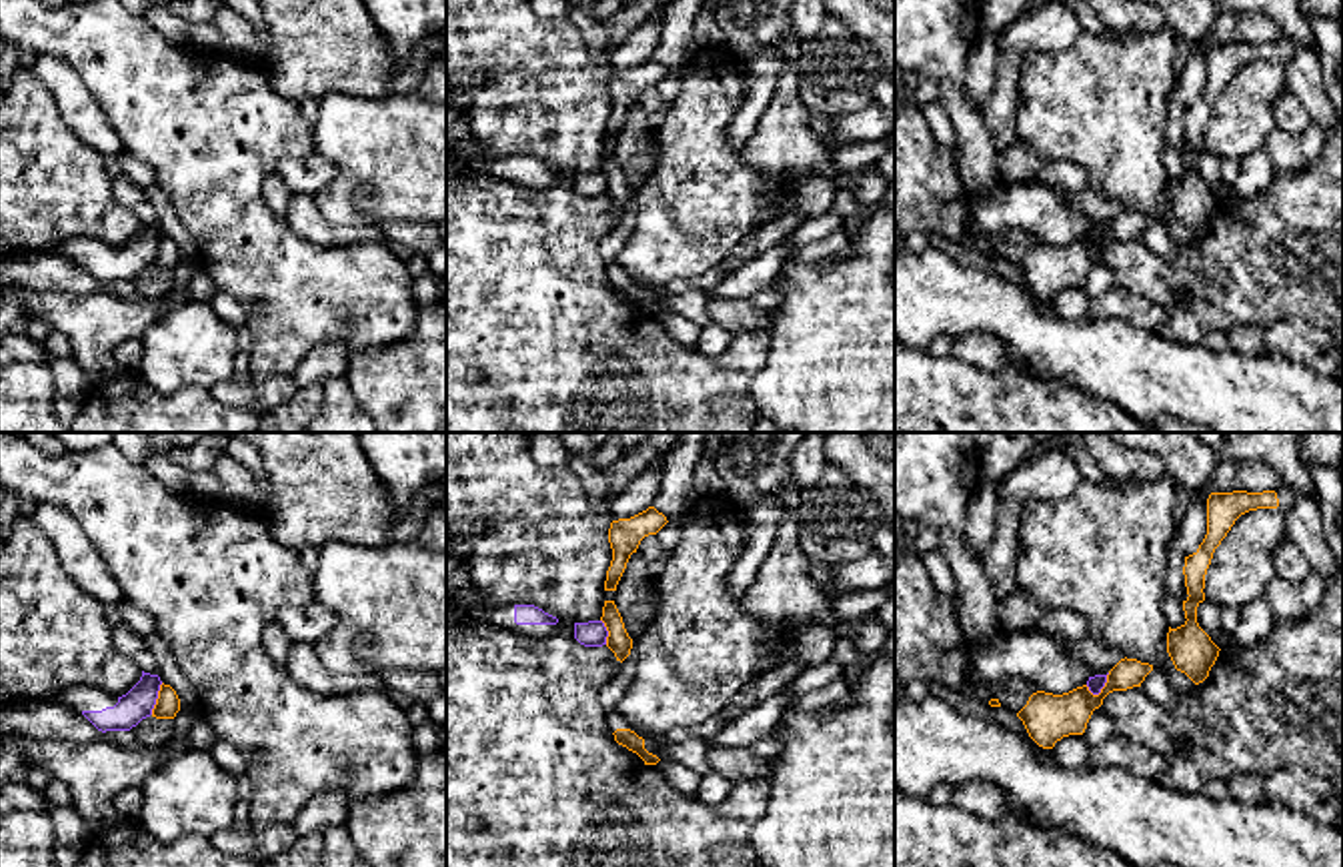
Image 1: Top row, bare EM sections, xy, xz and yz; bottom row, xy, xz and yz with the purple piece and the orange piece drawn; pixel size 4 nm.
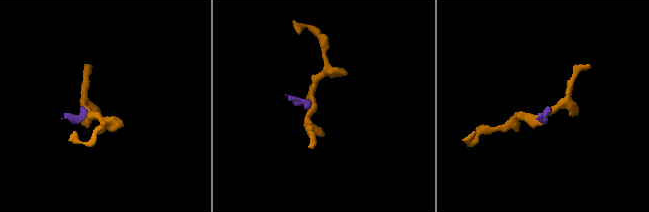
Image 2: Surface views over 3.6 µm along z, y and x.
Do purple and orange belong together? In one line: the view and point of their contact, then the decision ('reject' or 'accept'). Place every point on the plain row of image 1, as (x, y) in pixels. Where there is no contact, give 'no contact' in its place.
contact yz (1101, 239); reject

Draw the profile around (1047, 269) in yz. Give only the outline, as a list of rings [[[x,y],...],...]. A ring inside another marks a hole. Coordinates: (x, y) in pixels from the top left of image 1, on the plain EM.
[[[1125,208],[1109,222],[1099,246],[1093,246],[1087,236],[1063,246],[1037,242],[1017,268],[1039,298],[1053,300],[1063,288],[1083,286],[1093,262],[1109,244],[1141,238],[1151,222],[1153,216]]]

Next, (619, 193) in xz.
[[[604,152],[602,168],[608,188],[606,198],[614,204],[616,212],[624,212],[630,206],[632,190],[628,188],[622,168],[614,156],[614,152]]]

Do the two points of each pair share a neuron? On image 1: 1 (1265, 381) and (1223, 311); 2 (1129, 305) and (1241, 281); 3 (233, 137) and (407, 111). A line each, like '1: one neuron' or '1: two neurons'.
1: two neurons
2: two neurons
3: two neurons

